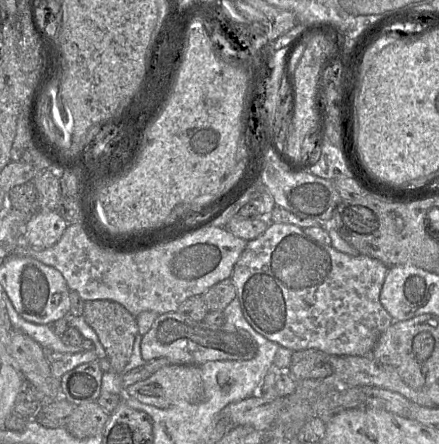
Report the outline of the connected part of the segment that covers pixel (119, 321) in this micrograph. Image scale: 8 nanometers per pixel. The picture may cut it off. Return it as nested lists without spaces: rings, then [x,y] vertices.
[[[110,300],[85,301],[83,317],[104,347],[110,370],[123,376],[138,334],[136,317]]]

